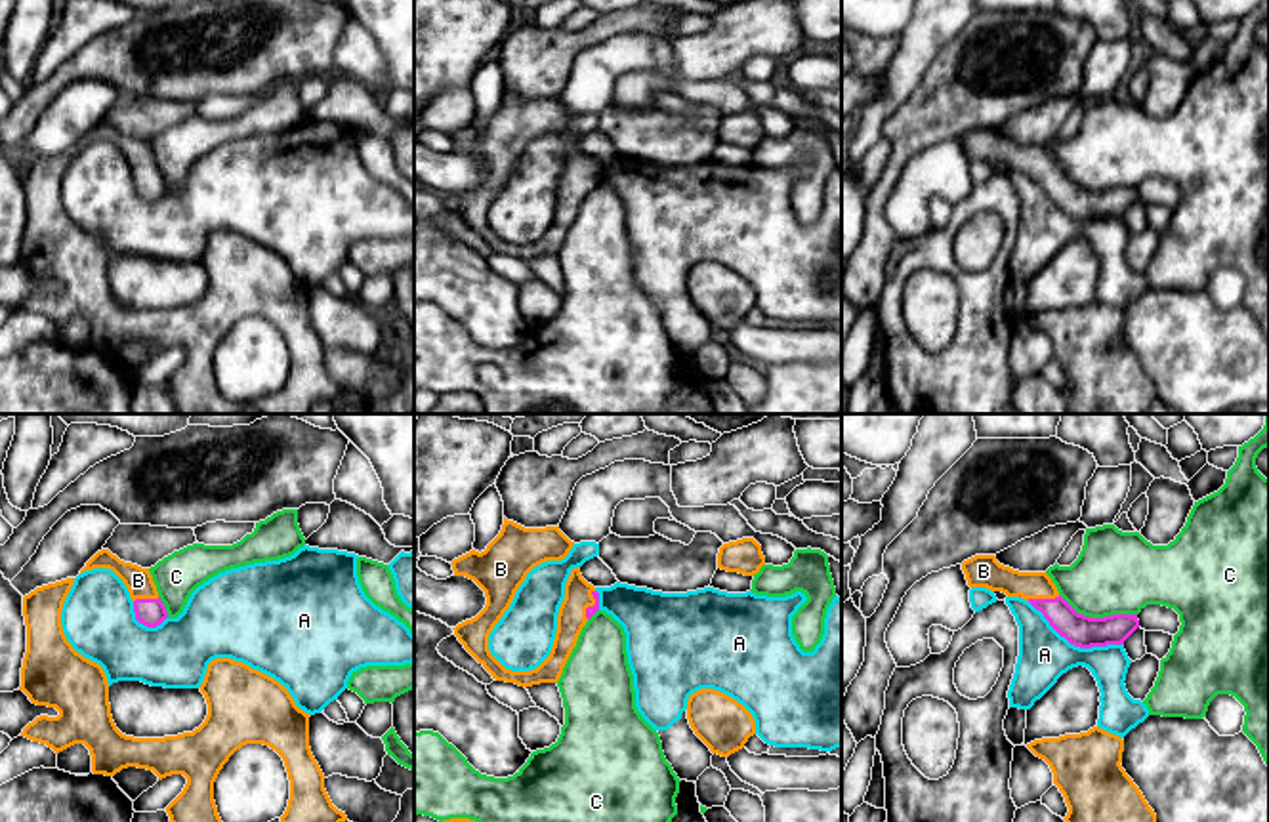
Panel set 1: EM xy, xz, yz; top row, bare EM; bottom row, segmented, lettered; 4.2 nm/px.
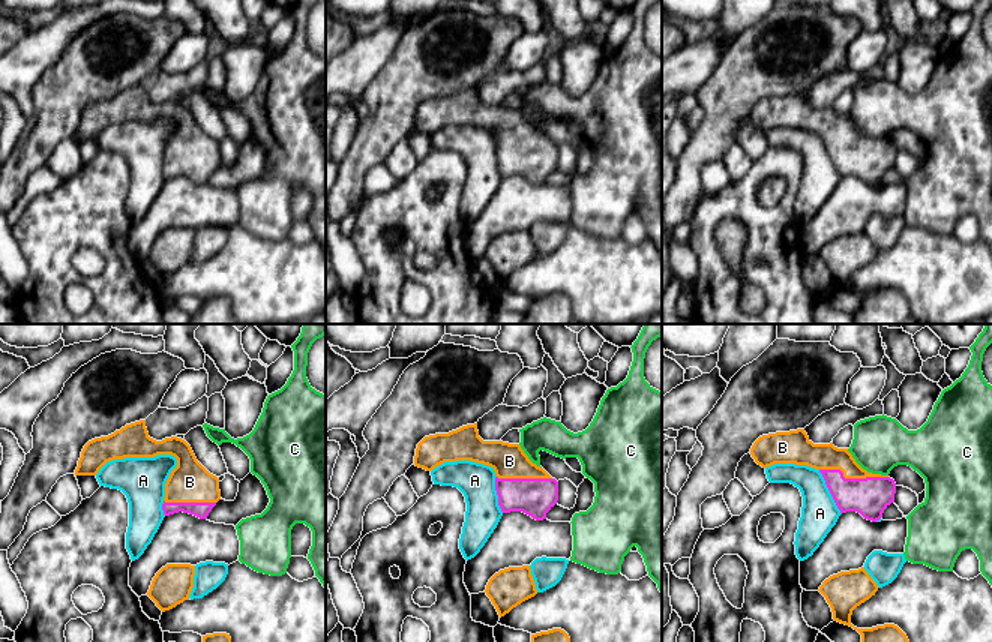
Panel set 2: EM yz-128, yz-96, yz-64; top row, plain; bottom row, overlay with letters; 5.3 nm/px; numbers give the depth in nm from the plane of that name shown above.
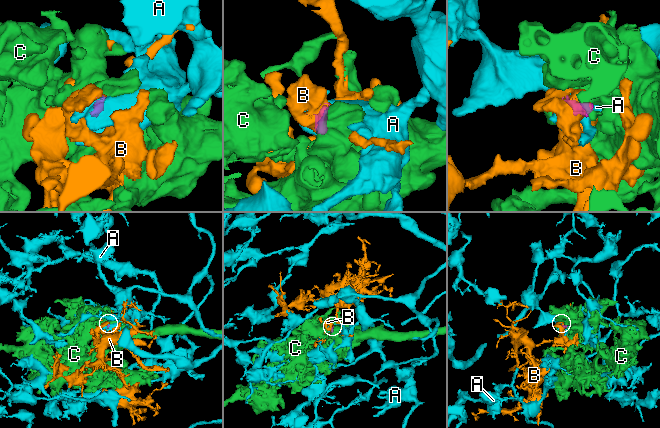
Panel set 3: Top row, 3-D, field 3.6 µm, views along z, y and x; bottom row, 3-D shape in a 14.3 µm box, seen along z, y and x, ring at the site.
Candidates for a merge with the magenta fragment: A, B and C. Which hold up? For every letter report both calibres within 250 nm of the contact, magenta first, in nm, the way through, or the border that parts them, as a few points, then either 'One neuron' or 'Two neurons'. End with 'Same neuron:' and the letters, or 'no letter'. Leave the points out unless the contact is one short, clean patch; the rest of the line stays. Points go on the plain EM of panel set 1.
A: Thickness 140 nm (magenta) against 220 nm. Two neurons
B: Thickness 140 nm (magenta) against 120 nm. One neuron
C: Thickness 140 nm (magenta) against 360 nm. Two neurons
Same neuron: B

